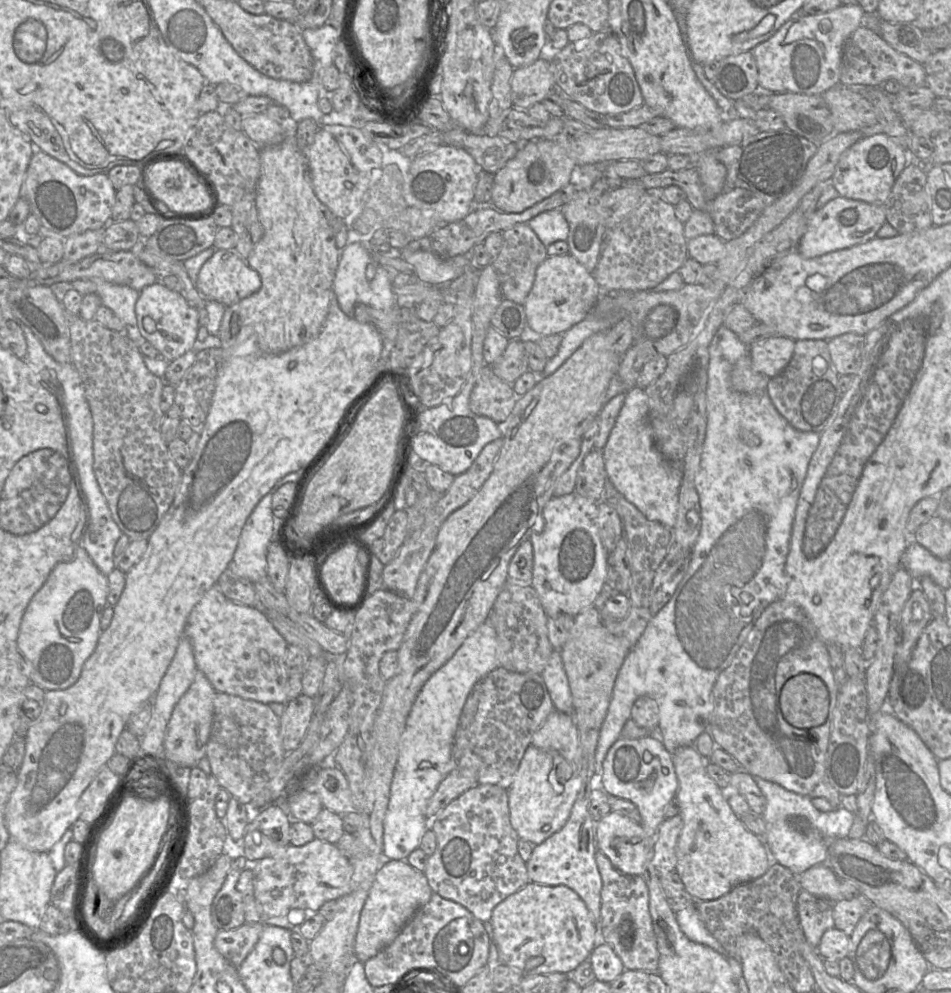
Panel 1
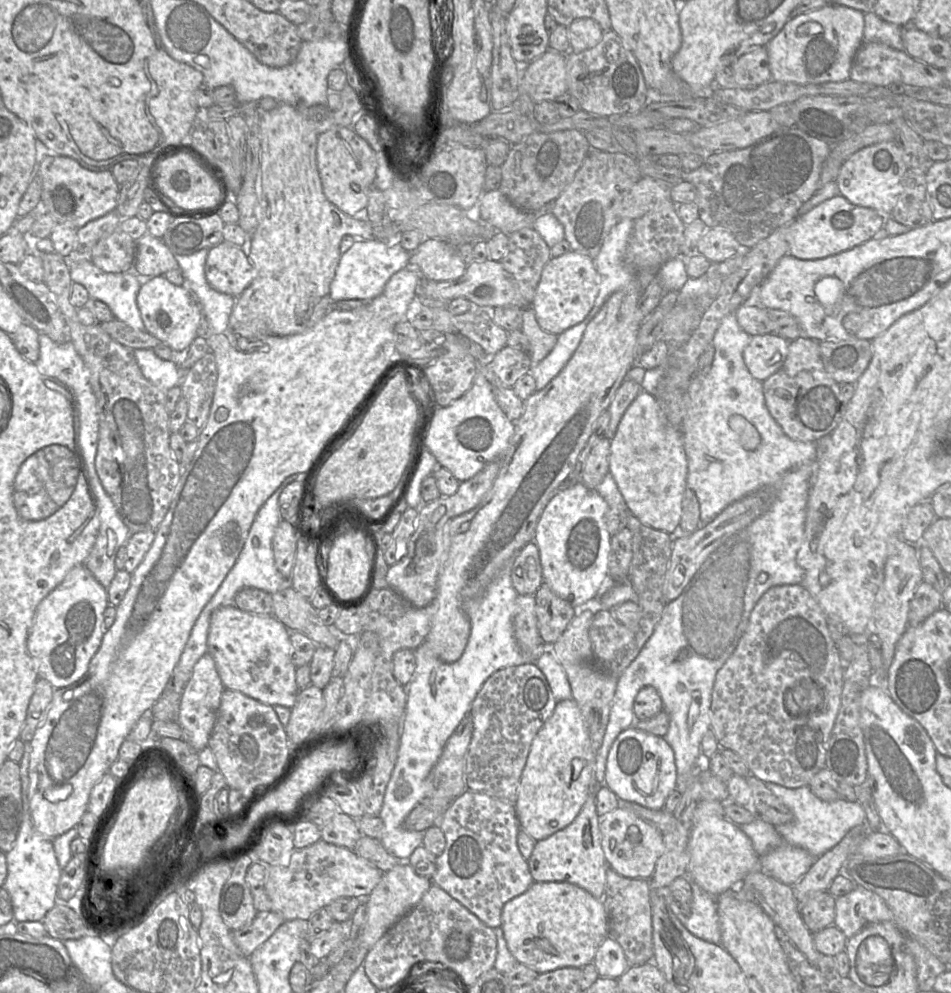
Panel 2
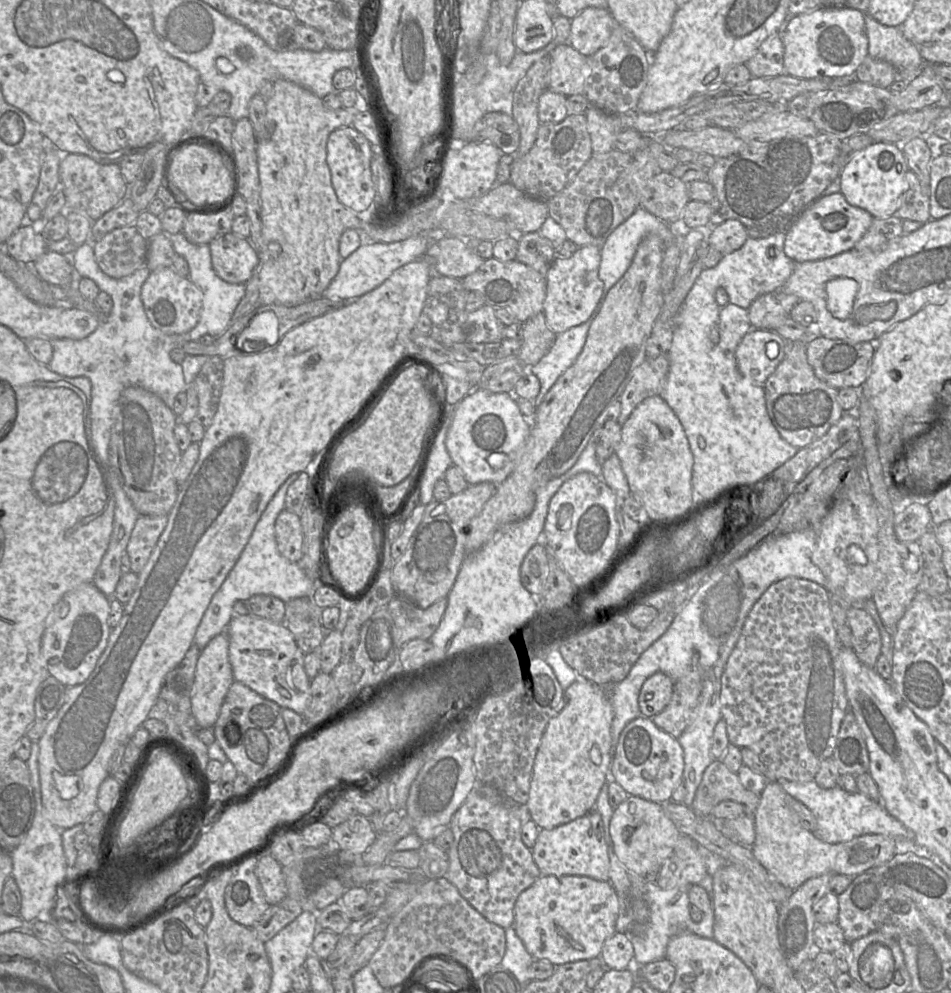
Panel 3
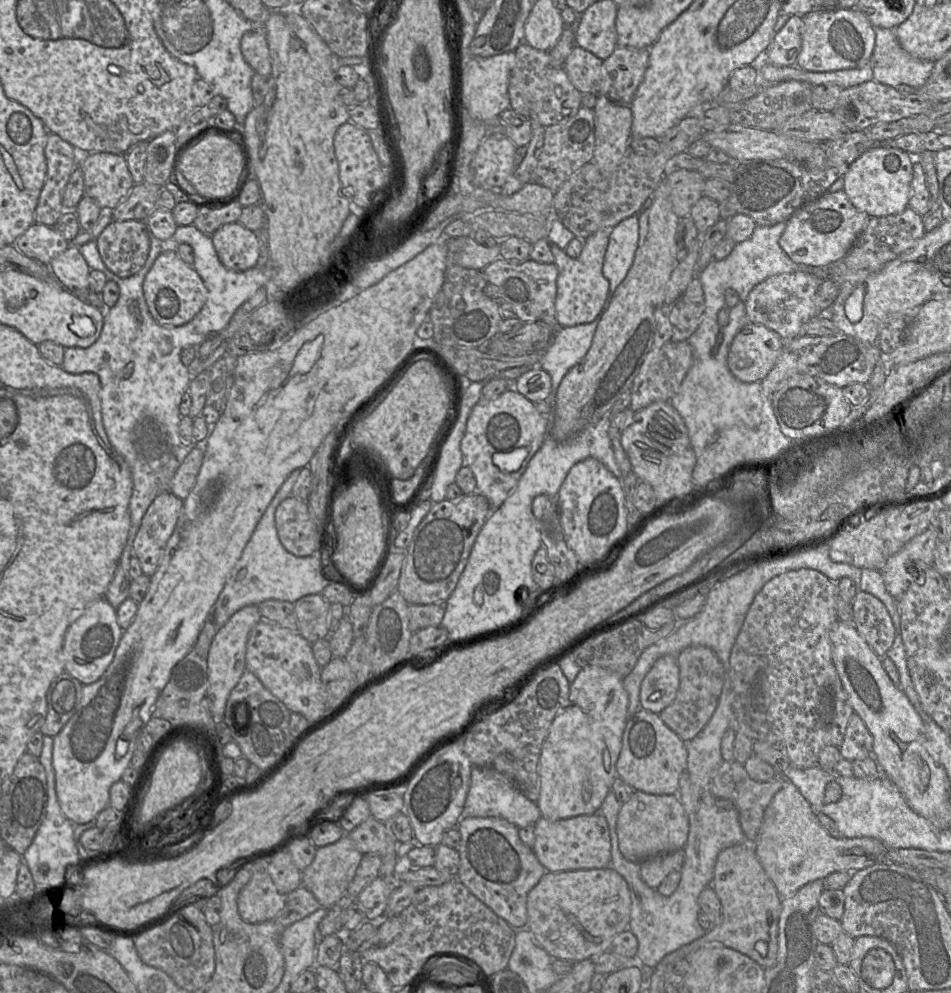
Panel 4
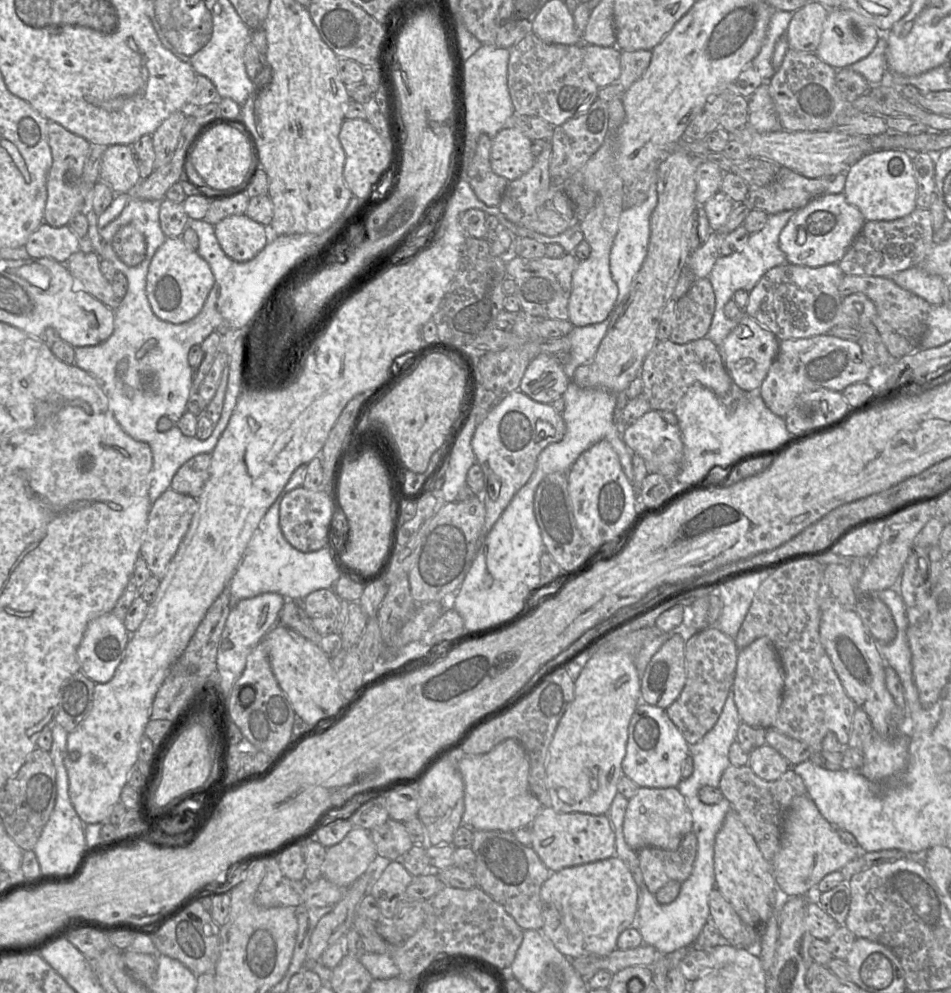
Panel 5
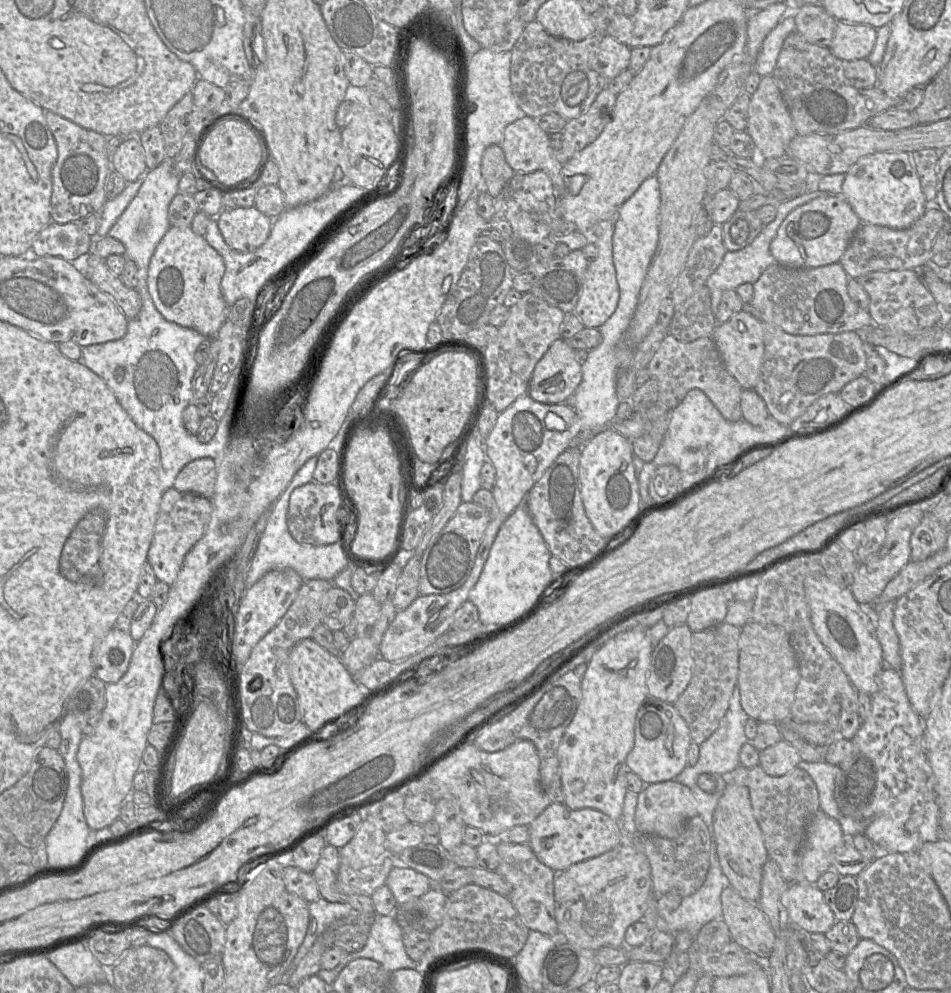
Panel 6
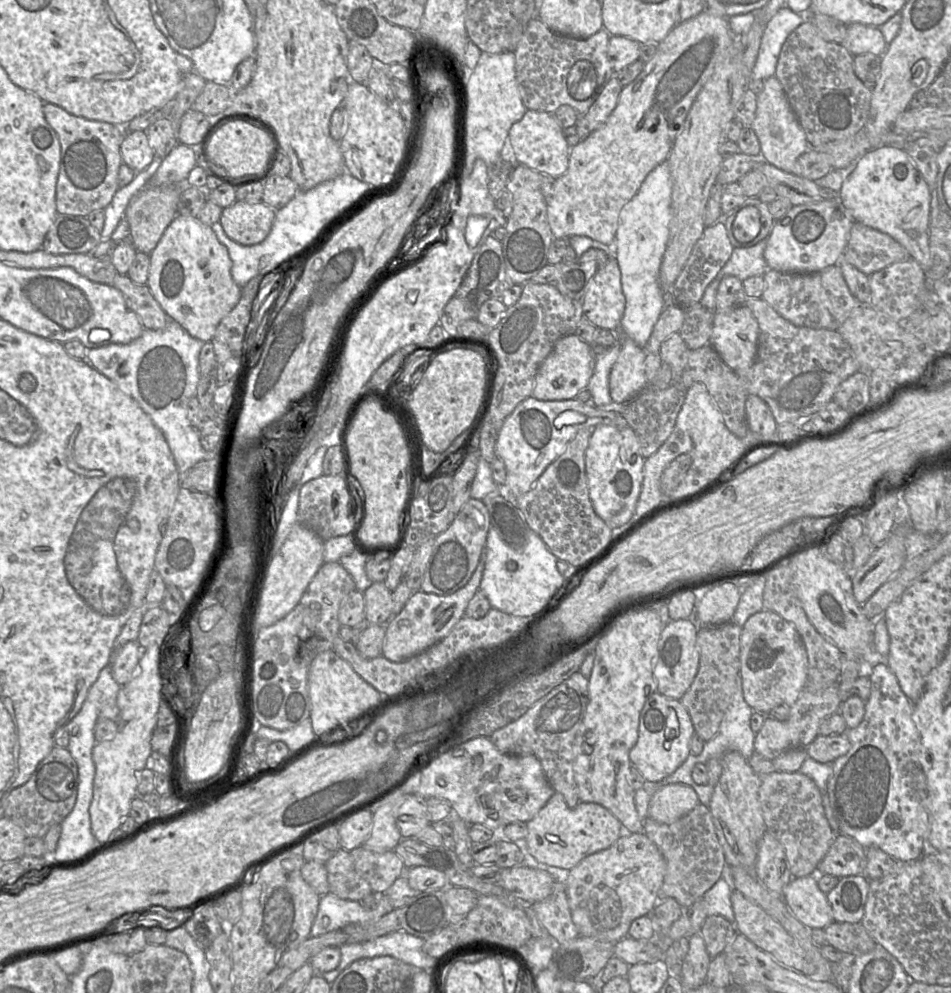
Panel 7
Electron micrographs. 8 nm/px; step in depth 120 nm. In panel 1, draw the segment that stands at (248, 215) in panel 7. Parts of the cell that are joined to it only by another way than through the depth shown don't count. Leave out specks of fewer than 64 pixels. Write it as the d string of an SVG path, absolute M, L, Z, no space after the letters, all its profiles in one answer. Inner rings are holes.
M217 249L201 267L195 287L205 301L217 301L229 307L257 292L261 278L235 250Z

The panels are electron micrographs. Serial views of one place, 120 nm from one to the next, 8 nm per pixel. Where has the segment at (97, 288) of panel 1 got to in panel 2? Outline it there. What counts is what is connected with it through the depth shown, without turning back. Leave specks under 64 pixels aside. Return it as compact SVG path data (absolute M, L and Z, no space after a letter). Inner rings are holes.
M71 259L70 275L73 283L82 284L88 291L91 301L100 300L112 310L119 319L134 329L146 331L140 310L137 305L137 295L143 283L134 271L123 273L109 273L96 267L89 259Z

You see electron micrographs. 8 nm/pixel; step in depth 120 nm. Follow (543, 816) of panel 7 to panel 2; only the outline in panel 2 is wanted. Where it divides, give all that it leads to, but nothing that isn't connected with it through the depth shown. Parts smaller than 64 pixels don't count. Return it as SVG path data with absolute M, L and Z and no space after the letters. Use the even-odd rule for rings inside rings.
M588 796L580 813L570 825L537 841L527 861L534 882L565 881L585 889L597 899L602 899L606 886L607 863L602 849L595 796Z

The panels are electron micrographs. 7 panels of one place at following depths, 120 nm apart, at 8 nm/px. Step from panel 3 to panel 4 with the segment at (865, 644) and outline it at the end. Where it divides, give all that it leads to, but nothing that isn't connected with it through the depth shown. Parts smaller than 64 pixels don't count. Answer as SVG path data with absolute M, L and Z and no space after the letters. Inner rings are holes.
M857 591L852 602L853 624L879 657L886 657L895 639L895 628L885 605L875 596Z

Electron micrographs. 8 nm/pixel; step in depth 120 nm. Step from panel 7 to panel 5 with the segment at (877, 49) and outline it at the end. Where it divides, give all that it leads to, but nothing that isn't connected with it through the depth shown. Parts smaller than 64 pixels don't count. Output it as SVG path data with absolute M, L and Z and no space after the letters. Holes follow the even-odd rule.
M843 8L829 9L823 25L820 44L814 53L831 67L842 69L867 57L881 36L882 33L860 14Z

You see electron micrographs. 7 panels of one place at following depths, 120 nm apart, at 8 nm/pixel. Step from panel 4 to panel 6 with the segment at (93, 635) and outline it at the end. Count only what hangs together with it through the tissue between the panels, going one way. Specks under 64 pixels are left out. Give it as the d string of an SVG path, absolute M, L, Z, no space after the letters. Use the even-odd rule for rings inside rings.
M112 628L94 648L94 675L105 684L117 683L129 667L134 648L129 633Z

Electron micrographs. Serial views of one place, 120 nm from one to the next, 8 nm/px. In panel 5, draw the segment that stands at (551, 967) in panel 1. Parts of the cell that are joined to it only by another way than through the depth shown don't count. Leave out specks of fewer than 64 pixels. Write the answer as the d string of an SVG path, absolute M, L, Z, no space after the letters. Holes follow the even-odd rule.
M617 856L551 872L541 886L540 899L544 918L541 931L569 959L610 954L617 949L620 933L635 925L637 920L638 887L626 864Z

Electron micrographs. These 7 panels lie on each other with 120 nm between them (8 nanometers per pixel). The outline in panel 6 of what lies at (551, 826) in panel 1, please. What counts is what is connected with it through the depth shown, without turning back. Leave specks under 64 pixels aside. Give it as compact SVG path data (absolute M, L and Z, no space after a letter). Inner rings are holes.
M636 626L611 638L592 656L581 679L582 697L558 748L564 805L572 810L593 808L618 822L621 819L628 791L626 774L631 771L626 764L626 757L634 747L634 726L638 709L649 695L647 677L654 648L649 629Z

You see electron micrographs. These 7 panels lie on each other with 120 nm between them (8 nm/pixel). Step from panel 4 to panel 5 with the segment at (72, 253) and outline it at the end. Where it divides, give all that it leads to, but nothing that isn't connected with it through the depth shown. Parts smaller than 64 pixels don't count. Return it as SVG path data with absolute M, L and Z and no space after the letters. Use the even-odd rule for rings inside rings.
M77 251L66 262L66 266L80 289L86 291L111 310L116 310L119 299L100 270L101 258L94 251Z

